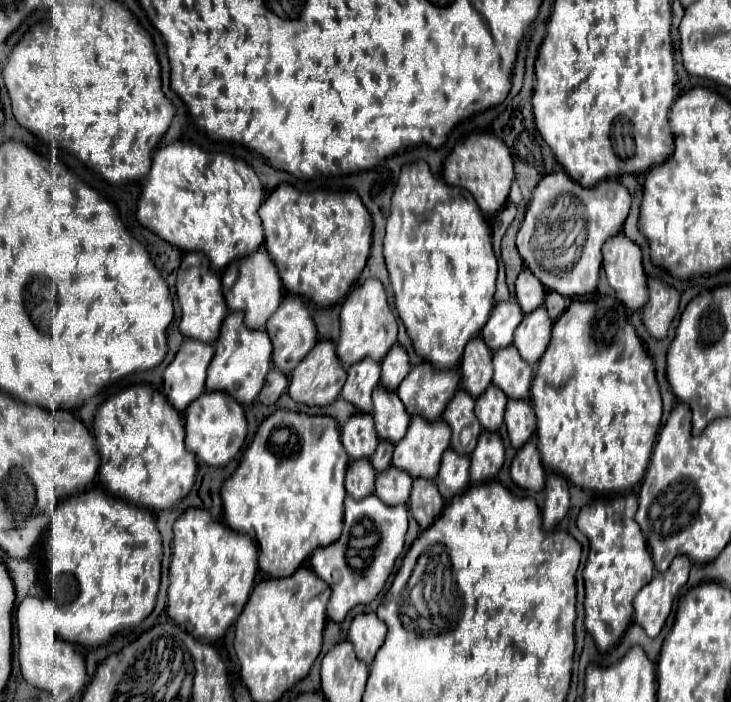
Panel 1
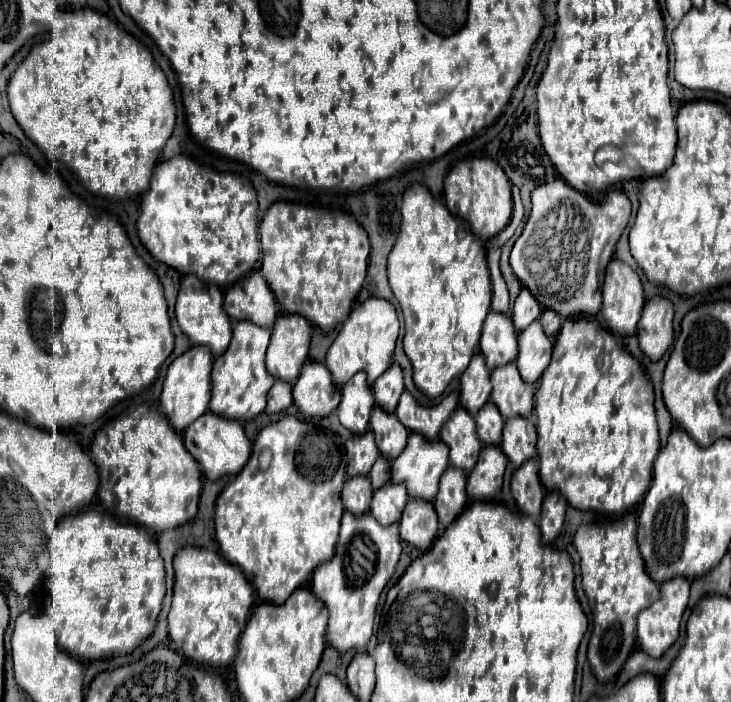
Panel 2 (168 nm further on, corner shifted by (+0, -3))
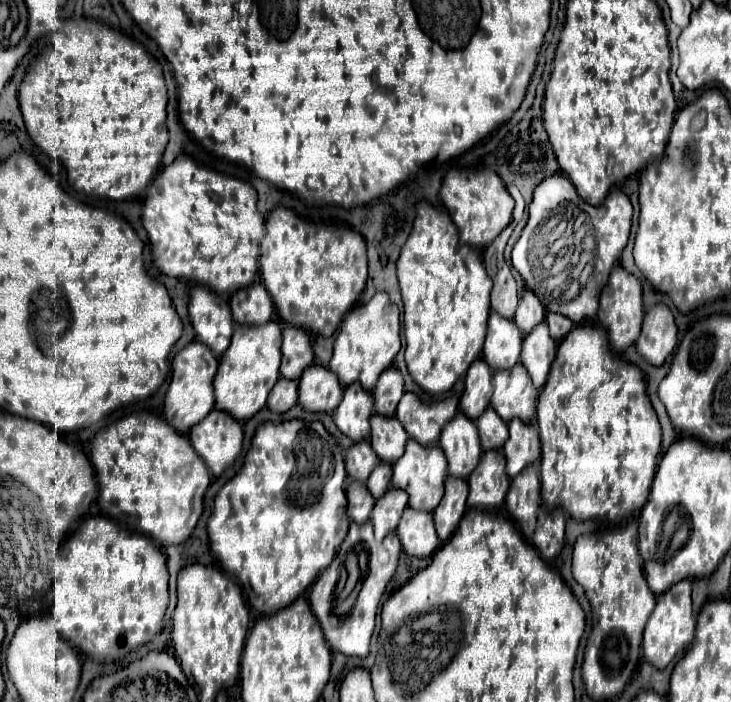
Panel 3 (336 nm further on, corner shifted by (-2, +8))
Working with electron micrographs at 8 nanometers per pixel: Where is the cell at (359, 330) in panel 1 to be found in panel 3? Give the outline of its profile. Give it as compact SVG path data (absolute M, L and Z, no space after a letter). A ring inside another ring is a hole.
M375 293L369 303L349 311L341 323L329 363L329 369L339 377L341 387L359 381L365 391L371 391L379 375L395 363L395 355L401 349L399 331L399 309L387 293Z

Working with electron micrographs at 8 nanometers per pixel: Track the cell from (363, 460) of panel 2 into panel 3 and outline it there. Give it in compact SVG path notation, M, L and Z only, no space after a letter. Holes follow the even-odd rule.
M363 441L363 445L353 445L353 447L347 451L347 459L345 459L347 477L349 477L351 481L361 481L361 483L365 483L377 463L379 463L379 459L377 459L375 451L371 449L369 441Z

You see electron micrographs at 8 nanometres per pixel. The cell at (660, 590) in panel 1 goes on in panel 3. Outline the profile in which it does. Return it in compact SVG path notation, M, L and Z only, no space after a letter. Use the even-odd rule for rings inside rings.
M679 581L667 597L659 597L643 631L643 657L655 669L665 669L679 651L685 651L695 635L695 617L691 611L691 581Z

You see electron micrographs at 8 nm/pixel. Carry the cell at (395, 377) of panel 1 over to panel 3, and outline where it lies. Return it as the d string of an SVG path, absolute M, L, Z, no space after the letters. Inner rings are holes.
M391 367L387 369L387 373L383 373L383 377L379 377L379 385L375 385L375 415L383 415L383 417L393 417L395 415L395 407L399 403L399 399L403 397L403 377L401 373Z

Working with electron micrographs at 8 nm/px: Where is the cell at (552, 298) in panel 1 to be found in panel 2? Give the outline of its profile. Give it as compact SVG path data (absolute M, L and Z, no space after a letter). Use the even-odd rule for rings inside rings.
M543 310L543 314L541 314L541 318L539 318L539 322L543 324L543 330L545 330L545 334L549 336L549 338L553 338L557 332L559 332L559 328L561 328L561 324L563 324L563 318L555 312L555 310Z

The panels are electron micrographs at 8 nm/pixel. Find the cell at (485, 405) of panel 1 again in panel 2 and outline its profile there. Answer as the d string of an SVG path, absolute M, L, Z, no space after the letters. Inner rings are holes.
M493 402L485 404L485 408L481 408L481 412L475 414L475 422L477 422L477 434L483 444L499 444L501 442L505 418L501 416L499 408Z

